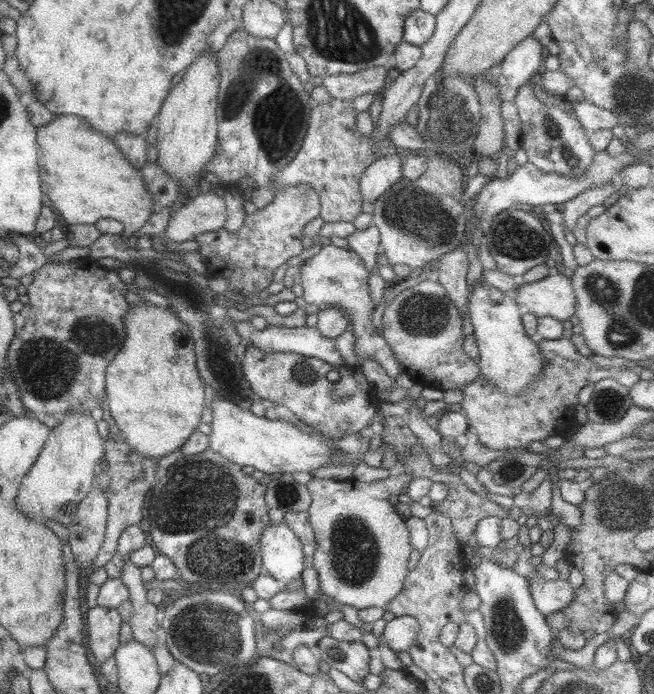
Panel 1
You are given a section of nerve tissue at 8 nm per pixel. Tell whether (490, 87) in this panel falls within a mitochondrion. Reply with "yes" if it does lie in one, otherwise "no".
no

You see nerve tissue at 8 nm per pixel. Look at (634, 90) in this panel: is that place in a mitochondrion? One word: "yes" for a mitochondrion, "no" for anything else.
yes

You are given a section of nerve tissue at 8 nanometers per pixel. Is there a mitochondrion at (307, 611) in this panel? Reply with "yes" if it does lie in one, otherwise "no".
no

